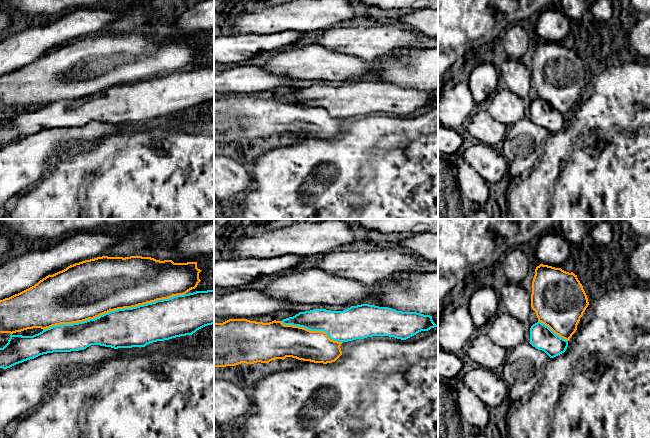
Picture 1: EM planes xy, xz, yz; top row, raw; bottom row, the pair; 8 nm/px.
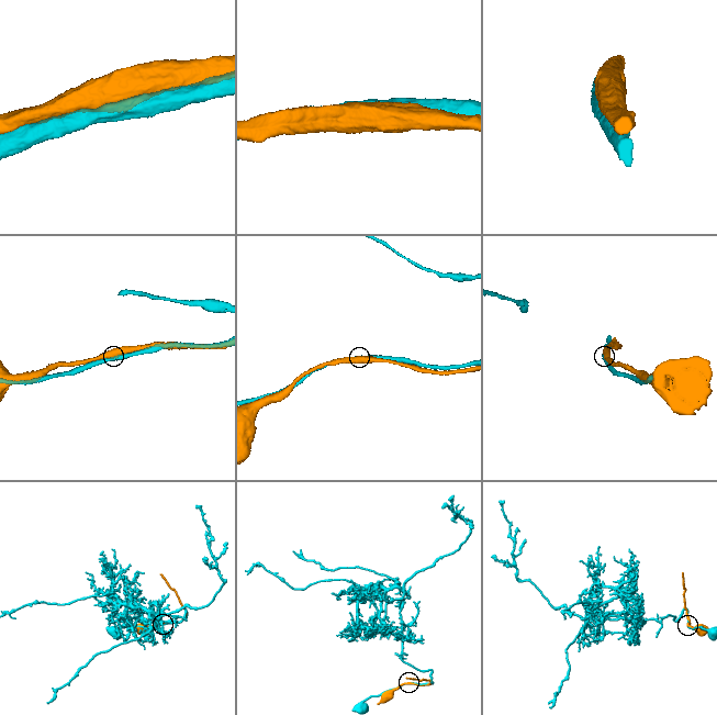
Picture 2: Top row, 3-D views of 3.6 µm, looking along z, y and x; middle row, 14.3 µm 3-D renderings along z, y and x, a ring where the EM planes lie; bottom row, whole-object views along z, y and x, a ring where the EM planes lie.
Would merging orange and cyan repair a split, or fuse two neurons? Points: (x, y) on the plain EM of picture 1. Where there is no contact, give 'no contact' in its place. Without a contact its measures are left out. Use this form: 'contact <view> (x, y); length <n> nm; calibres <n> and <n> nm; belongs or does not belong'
contact xy (114, 85); length 1200 nm; calibres 460 and 320 nm; does not belong

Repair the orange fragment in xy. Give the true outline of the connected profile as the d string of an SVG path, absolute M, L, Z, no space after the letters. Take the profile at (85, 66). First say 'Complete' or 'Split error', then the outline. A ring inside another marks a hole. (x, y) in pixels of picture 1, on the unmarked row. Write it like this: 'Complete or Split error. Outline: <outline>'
Complete. Outline: M102 32L75 39L18 70L0 76L0 109L13 110L33 104L45 106L60 100L94 95L110 87L184 71L197 63L201 47L197 38L174 39L142 32Z

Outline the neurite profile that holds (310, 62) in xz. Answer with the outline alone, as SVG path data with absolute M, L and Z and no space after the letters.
M313 44L274 52L272 58L262 67L268 73L285 75L293 81L357 82L367 78L374 65L356 56Z

